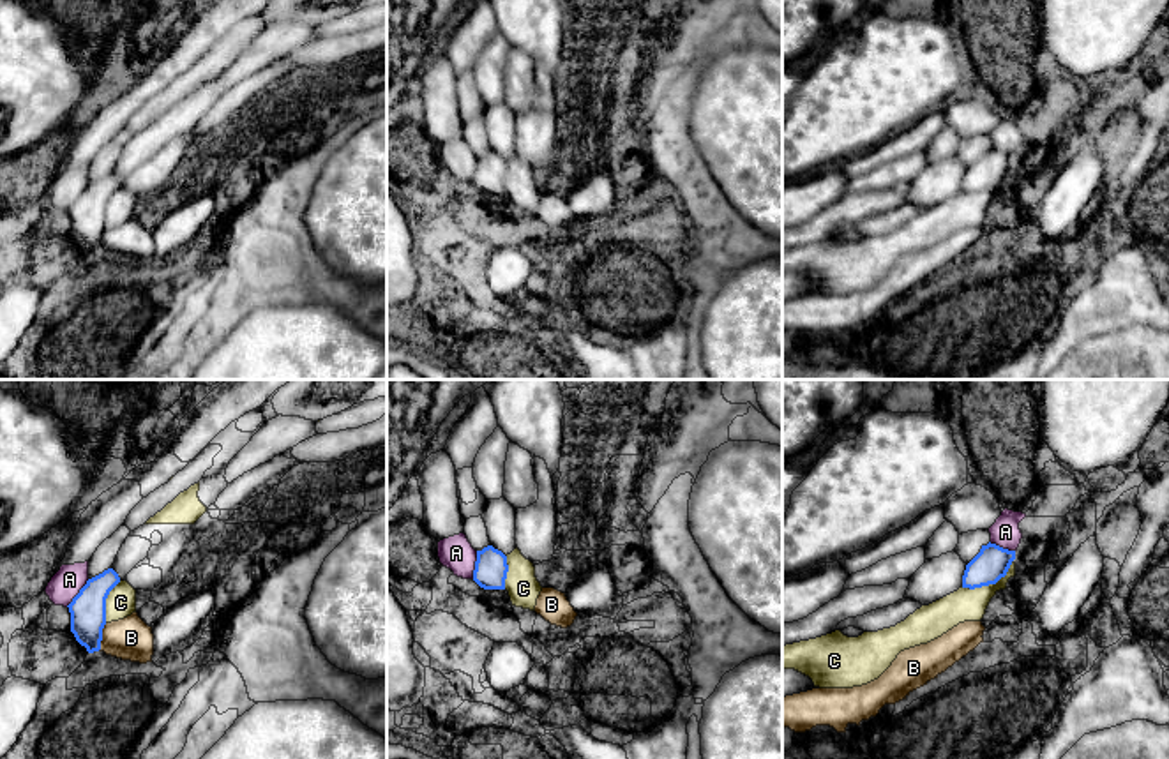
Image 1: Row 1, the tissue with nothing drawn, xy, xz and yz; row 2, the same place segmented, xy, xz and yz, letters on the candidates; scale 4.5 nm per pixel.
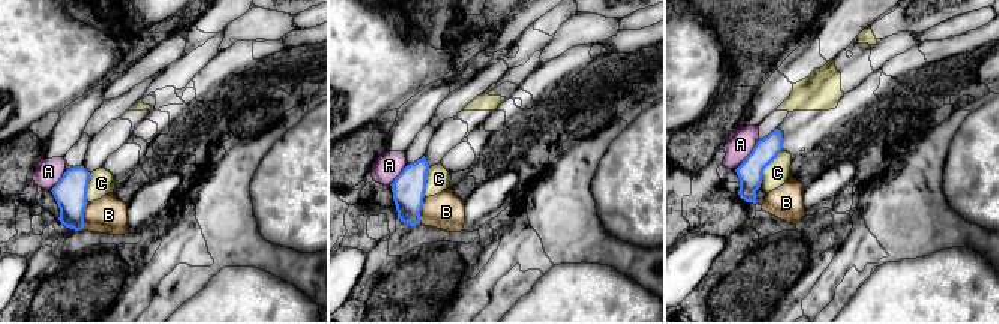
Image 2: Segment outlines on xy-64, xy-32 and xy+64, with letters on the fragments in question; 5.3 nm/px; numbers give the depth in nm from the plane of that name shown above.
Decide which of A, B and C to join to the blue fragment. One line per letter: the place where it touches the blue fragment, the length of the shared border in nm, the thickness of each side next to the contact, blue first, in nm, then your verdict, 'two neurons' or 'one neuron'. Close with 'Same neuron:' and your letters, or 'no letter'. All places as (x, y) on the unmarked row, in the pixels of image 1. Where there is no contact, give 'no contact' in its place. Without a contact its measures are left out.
A: contact xy (78, 198); length 170 nm; calibres 160 and 140 nm; two neurons
B: contact xy (101, 240); length 120 nm; calibres 160 and 190 nm; two neurons
C: contact yz (989, 187); length 260 nm; calibres 160 and 150 nm; two neurons
Same neuron: no letter

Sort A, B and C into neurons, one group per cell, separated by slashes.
A B C

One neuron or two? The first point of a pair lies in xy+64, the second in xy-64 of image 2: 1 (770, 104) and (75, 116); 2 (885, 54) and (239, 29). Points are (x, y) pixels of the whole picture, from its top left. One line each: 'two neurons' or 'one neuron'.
1: one neuron
2: one neuron

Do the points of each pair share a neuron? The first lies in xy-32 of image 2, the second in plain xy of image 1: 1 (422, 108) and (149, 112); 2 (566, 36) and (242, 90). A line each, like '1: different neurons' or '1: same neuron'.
1: different neurons
2: different neurons

